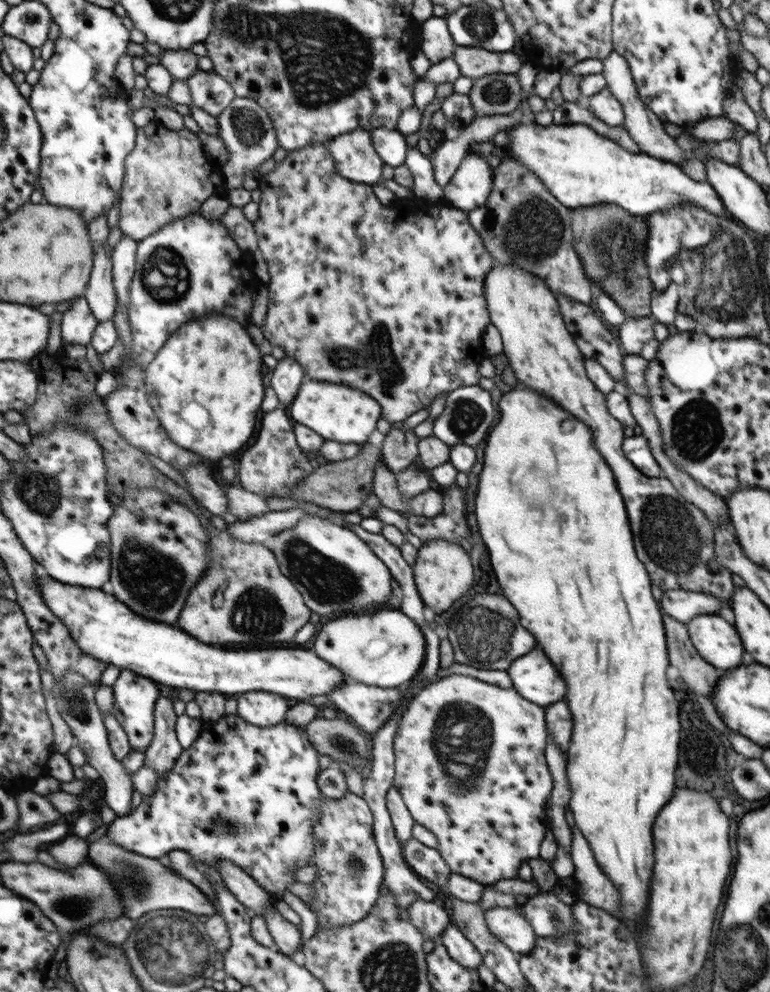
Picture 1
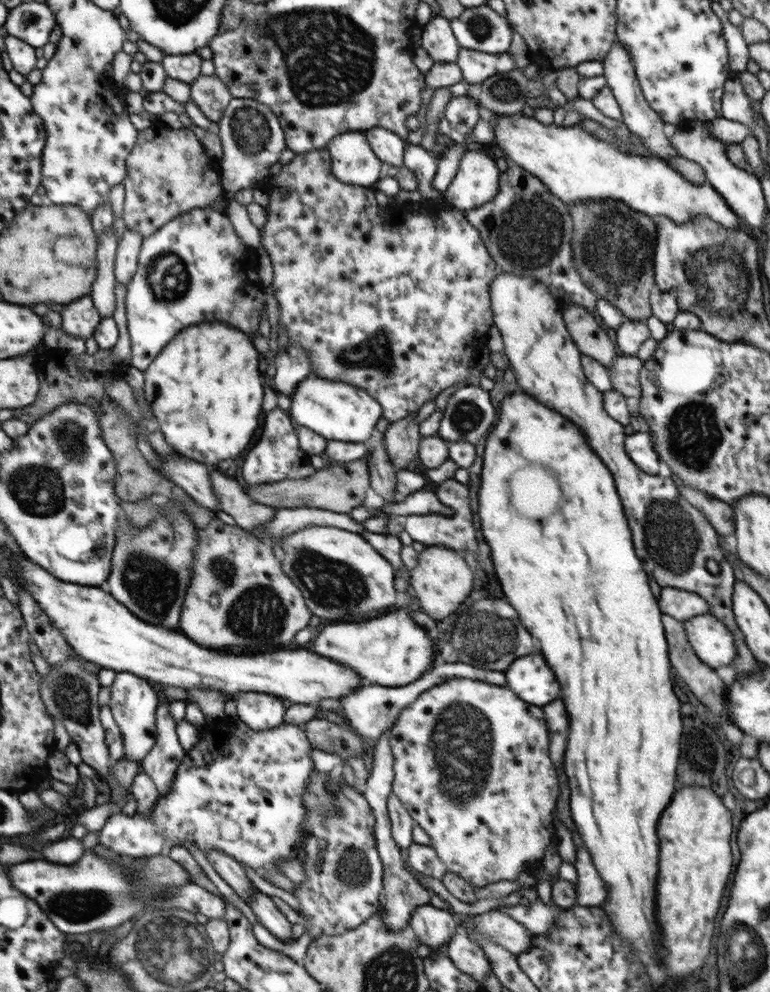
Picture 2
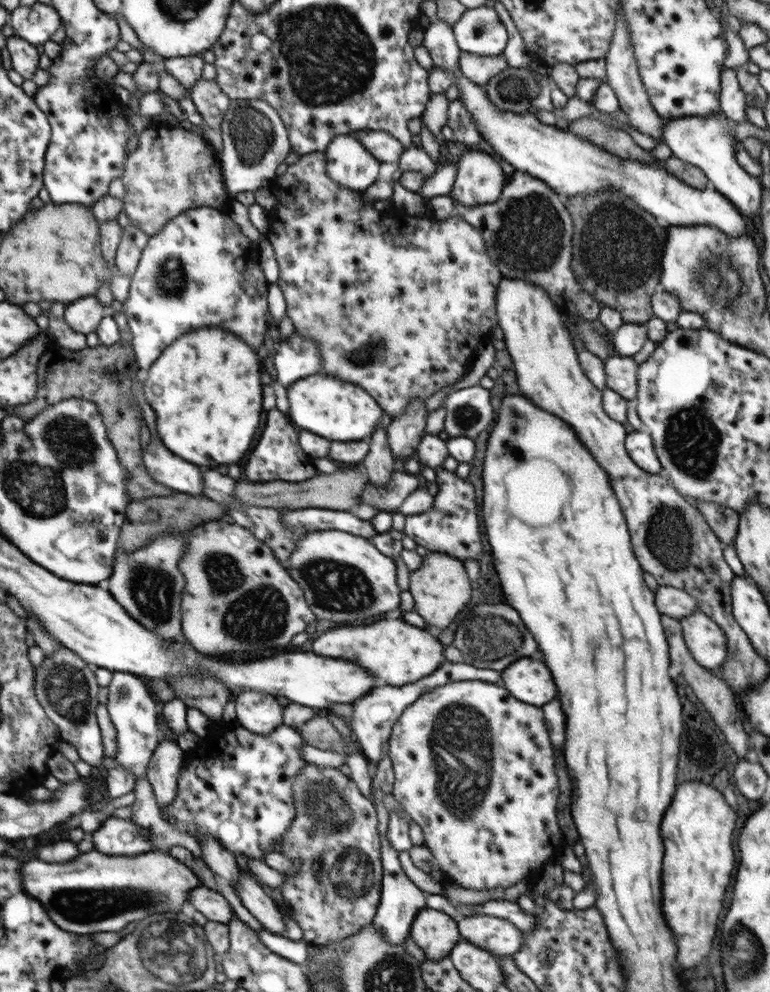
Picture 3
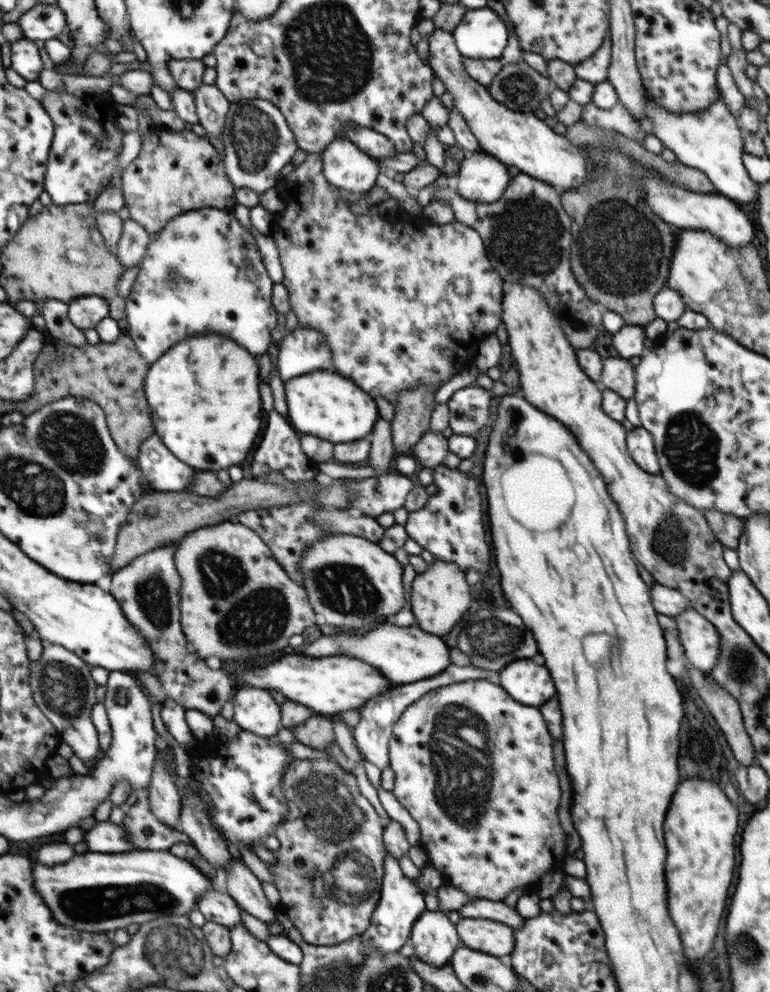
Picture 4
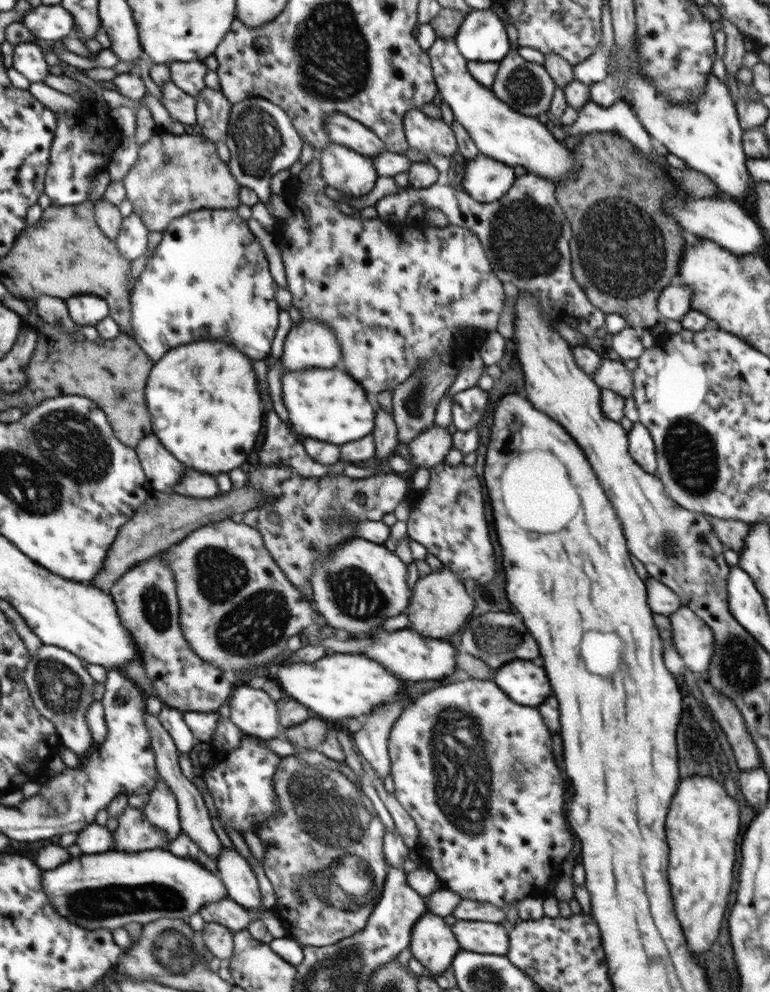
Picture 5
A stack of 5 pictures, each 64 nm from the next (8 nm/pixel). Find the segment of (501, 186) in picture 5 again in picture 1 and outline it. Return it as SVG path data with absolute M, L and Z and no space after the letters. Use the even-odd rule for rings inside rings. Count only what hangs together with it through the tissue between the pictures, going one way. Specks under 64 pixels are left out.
M467 153L443 191L445 204L470 212L482 207L494 185L494 168L482 155Z

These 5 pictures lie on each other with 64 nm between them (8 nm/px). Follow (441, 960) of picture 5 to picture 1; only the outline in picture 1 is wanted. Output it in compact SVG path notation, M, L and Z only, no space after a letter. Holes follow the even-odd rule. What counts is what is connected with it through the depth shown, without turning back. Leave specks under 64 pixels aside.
M416 900L407 909L411 924L418 928L426 939L440 937L447 926L452 926L450 911L433 901Z

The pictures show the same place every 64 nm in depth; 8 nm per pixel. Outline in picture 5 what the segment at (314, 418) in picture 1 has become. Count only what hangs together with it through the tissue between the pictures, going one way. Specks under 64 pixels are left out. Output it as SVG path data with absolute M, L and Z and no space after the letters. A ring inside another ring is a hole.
M306 368L298 372L282 371L281 387L284 405L290 419L288 425L308 438L323 443L342 445L368 436L374 428L376 410L371 397L346 370L336 368Z

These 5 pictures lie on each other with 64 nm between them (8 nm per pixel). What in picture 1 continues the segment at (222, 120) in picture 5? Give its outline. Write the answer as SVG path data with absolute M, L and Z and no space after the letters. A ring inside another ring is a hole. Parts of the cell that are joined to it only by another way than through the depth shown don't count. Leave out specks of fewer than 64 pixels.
M198 70L186 80L191 92L191 104L217 117L234 100L232 85L213 70Z

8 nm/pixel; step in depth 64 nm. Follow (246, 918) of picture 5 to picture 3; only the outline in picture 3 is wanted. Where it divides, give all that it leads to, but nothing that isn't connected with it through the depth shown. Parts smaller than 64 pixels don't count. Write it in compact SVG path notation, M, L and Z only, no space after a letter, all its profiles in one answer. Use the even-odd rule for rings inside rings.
M203 885L193 889L188 903L196 911L202 913L208 921L222 922L228 925L229 919L234 914L224 896L217 891L205 888Z

